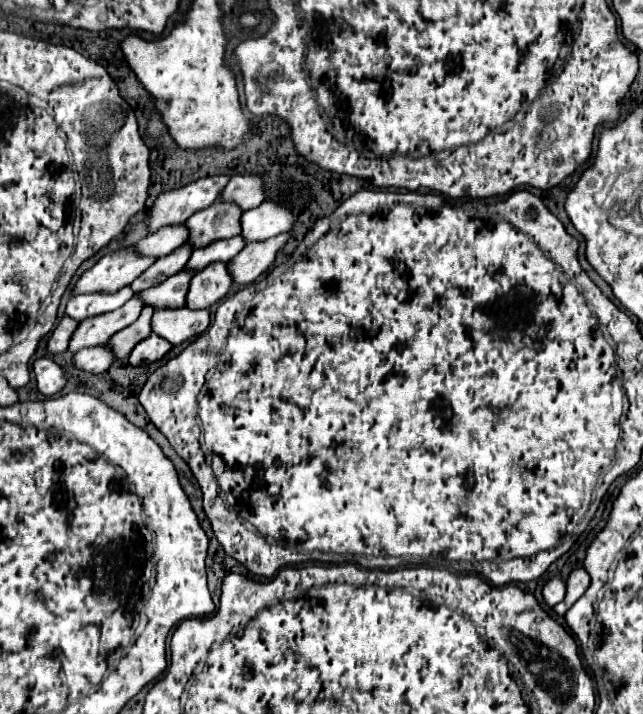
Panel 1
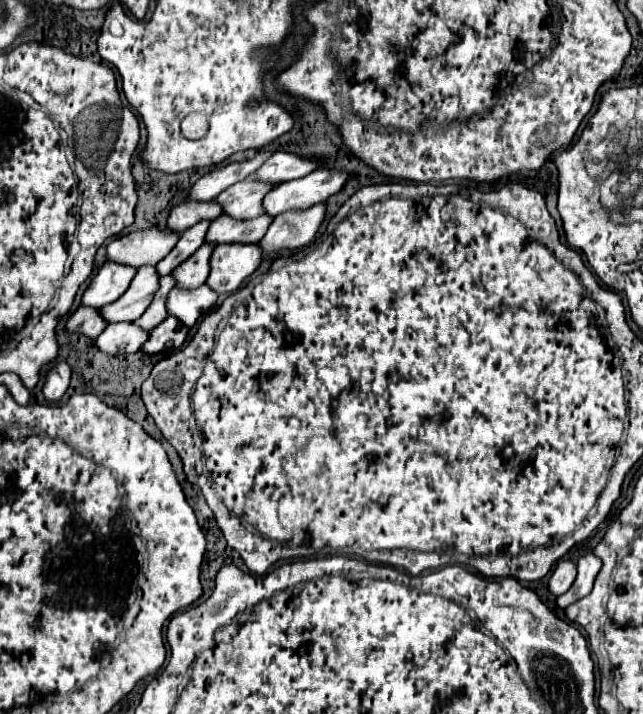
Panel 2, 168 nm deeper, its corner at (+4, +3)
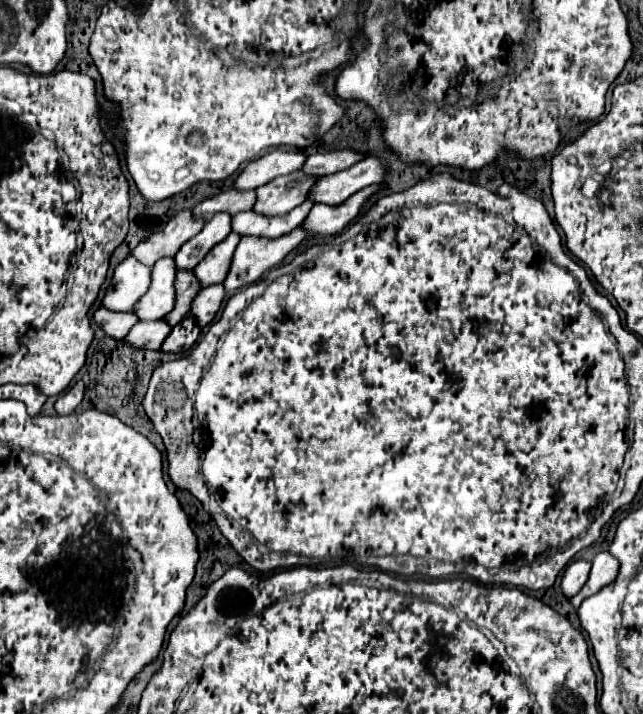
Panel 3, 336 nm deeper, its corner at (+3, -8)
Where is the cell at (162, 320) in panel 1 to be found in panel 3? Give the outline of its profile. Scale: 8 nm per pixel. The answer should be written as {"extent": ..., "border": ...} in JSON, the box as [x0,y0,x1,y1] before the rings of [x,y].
{"extent":[191,284,225,328],"border":[[[213,284],[211,288],[201,288],[197,292],[197,296],[191,302],[191,316],[195,316],[201,328],[205,328],[215,318],[223,298],[225,298],[225,290],[221,288],[221,284]]]}

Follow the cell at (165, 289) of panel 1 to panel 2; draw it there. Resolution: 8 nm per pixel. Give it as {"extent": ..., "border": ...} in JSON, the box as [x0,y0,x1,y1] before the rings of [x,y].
{"extent":[172,243,216,289],"border":[[[204,243],[188,261],[184,261],[184,265],[178,265],[174,269],[172,275],[180,289],[196,289],[206,283],[208,269],[210,269],[208,257],[212,255],[214,247],[216,245],[212,245],[212,243]]]}

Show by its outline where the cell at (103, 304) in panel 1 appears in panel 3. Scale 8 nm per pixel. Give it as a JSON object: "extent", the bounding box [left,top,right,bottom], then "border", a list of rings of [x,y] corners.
{"extent":[101,256,149,312],"border":[[[127,256],[113,272],[111,286],[105,290],[101,306],[111,312],[127,312],[149,288],[149,272],[145,264]]]}

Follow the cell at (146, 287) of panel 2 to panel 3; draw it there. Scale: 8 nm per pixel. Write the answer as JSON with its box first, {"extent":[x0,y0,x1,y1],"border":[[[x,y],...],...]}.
{"extent":[133,258,175,320],"border":[[[161,258],[151,270],[151,286],[133,306],[133,314],[141,320],[159,320],[173,308],[173,280],[175,280],[173,258]]]}

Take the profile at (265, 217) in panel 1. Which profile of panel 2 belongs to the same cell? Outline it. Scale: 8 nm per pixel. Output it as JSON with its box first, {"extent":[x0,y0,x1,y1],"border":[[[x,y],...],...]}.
{"extent":[264,169,348,217],"border":[[[316,169],[312,173],[308,173],[306,177],[300,177],[300,179],[294,179],[294,181],[286,181],[286,183],[280,183],[278,187],[274,187],[266,197],[264,197],[264,209],[268,215],[276,217],[288,209],[306,209],[308,205],[316,205],[320,201],[326,201],[330,195],[338,193],[344,183],[348,179],[348,173],[346,171],[340,171],[340,169]]]}

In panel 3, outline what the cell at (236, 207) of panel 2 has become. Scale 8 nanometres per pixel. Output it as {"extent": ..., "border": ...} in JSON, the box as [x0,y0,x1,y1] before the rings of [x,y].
{"extent":[253,170,317,218],"border":[[[297,170],[255,188],[257,200],[253,204],[253,212],[267,218],[291,212],[295,206],[303,204],[305,192],[309,192],[309,188],[313,186],[313,180],[317,178]]]}

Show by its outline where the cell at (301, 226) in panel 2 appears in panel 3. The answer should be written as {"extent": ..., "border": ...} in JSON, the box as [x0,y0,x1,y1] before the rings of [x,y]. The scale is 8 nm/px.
{"extent":[299,186,379,236],"border":[[[367,186],[365,190],[349,196],[343,204],[337,206],[327,206],[327,204],[315,204],[309,212],[309,216],[301,222],[299,228],[303,228],[307,232],[307,236],[333,236],[337,232],[341,232],[361,210],[363,202],[375,192],[379,190],[377,186]]]}

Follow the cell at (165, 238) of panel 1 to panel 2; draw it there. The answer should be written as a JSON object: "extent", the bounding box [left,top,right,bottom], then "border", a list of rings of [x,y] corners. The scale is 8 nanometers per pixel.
{"extent":[166,201,220,233],"border":[[[188,201],[188,203],[176,205],[170,211],[166,227],[176,233],[182,233],[188,227],[196,225],[198,221],[204,221],[204,219],[214,221],[216,217],[220,217],[220,205],[216,205],[216,201]]]}

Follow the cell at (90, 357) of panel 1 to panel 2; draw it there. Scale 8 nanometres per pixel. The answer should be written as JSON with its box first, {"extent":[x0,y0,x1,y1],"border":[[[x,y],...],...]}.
{"extent":[96,321,150,355],"border":[[[122,321],[122,323],[112,323],[104,329],[104,333],[100,333],[100,337],[96,339],[96,345],[100,351],[108,353],[108,355],[120,355],[120,353],[134,353],[140,351],[142,345],[148,341],[150,331],[140,329],[138,325],[130,323],[130,321]]]}

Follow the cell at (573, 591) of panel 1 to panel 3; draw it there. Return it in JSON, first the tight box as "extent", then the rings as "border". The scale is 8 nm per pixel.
{"extent":[569,552,617,608],"border":[[[599,552],[593,558],[593,566],[589,572],[589,580],[585,582],[585,586],[581,588],[579,594],[575,594],[569,602],[573,604],[573,608],[579,608],[579,604],[597,594],[605,584],[613,582],[613,576],[617,576],[617,560],[613,560],[613,556],[609,556],[609,552]]]}

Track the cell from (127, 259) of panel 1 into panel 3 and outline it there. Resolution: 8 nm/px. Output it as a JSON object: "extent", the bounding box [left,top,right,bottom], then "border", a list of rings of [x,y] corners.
{"extent":[129,210,203,266],"border":[[[183,210],[175,218],[171,218],[161,232],[155,232],[149,238],[141,240],[129,252],[129,256],[133,256],[145,266],[153,266],[159,258],[175,256],[179,248],[203,228],[203,224],[203,220],[191,218],[191,210]]]}

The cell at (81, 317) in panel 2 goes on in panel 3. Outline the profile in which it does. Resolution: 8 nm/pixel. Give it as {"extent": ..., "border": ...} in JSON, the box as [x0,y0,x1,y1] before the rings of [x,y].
{"extent":[93,308,137,340],"border":[[[99,308],[93,314],[93,320],[97,324],[101,324],[101,330],[107,336],[111,336],[115,340],[123,340],[125,332],[129,332],[129,328],[133,324],[137,324],[137,316],[133,316],[131,312],[109,312],[105,308]]]}

